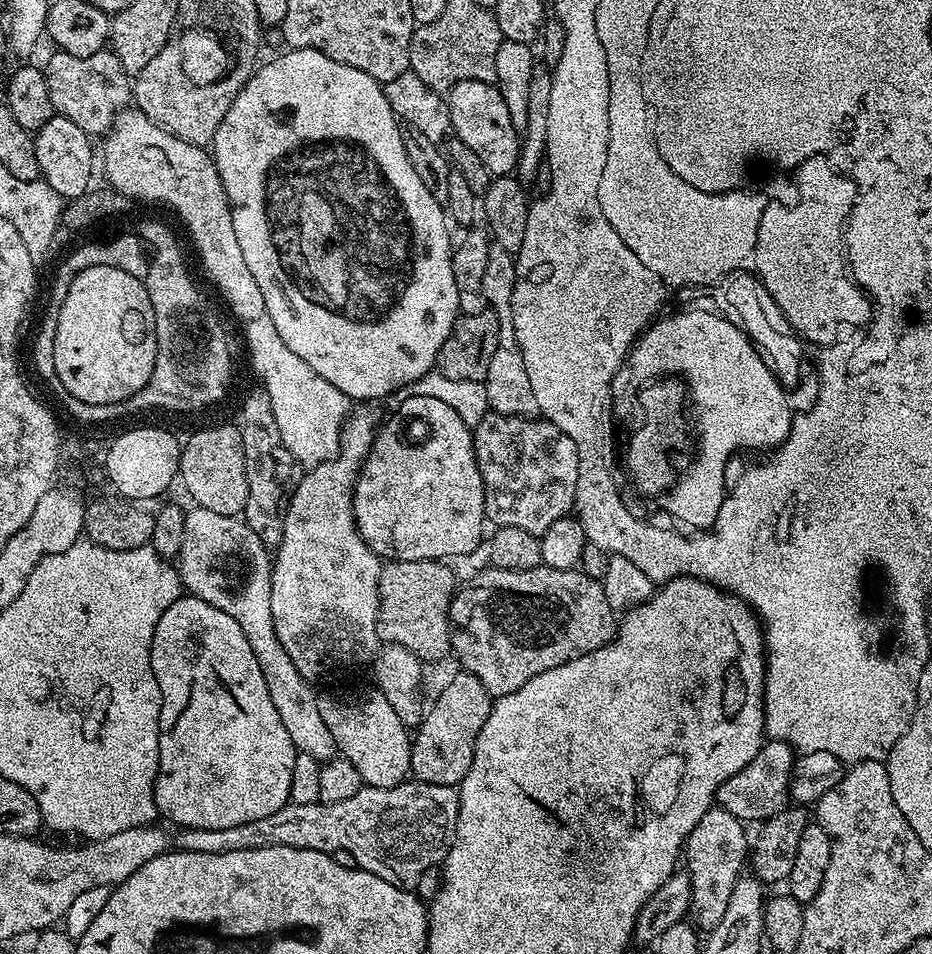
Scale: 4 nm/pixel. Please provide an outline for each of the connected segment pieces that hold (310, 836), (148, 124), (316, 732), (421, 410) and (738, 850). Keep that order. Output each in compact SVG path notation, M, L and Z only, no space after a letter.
M403 782L390 786L389 789L378 789L361 786L354 798L345 798L333 804L294 804L282 805L274 814L266 818L254 818L254 822L242 822L242 826L225 828L185 828L179 834L179 847L185 852L202 854L226 854L234 850L262 850L270 846L290 846L302 850L318 850L331 854L336 850L350 850L356 859L356 867L390 882L405 890L415 889L422 870L440 866L448 855L448 846L454 835L456 815L460 809L460 793L453 786Z
M135 106L125 107L116 113L111 128L102 137L104 143L104 176L111 187L122 194L131 196L133 201L153 200L156 204L165 204L180 215L182 223L192 235L192 244L200 255L200 264L208 275L208 280L220 291L224 304L240 319L247 322L265 315L262 289L254 282L254 274L242 258L242 246L238 246L238 234L234 234L232 207L228 205L228 195L222 186L222 178L216 169L216 161L201 145L191 144L176 136L168 129L156 124L148 115Z
M189 507L184 513L184 537L178 557L178 571L183 587L191 595L202 598L202 602L210 602L210 606L222 610L222 614L230 614L230 618L234 618L234 622L242 626L242 634L246 634L246 642L250 642L250 650L254 650L254 658L258 658L258 666L262 666L262 678L266 678L266 690L270 690L274 710L278 710L278 718L282 718L282 726L286 726L286 734L290 734L290 742L296 747L297 752L310 754L310 758L321 762L331 760L337 755L334 735L330 734L319 714L318 692L308 685L311 683L300 673L298 666L294 666L282 642L278 642L270 610L272 593L270 552L256 537L254 530L250 530L250 526L244 523L243 519L226 514L214 514L214 510Z
M408 397L405 400L399 401L396 413L389 418L388 421L383 421L382 427L376 433L376 441L372 443L372 449L368 451L368 457L364 459L364 466L360 470L360 477L356 479L356 488L352 491L352 509L356 515L356 528L360 532L360 537L370 546L370 550L375 552L377 556L383 558L385 561L389 560L442 560L447 561L448 556L464 556L467 552L472 552L476 547L481 547L482 541L485 539L486 531L484 532L484 524L486 525L486 517L484 514L484 487L482 486L482 474L478 470L478 462L476 461L476 455L474 454L474 442L472 441L473 429L469 427L466 422L462 420L455 413L455 411L437 398L428 398L428 397Z
M716 806L709 812L704 814L698 826L694 828L688 836L688 843L682 853L683 859L688 859L686 871L690 882L692 883L692 906L691 915L696 915L695 923L701 929L710 930L714 926L718 926L718 922L722 922L722 918L726 914L726 906L730 906L730 894L734 894L734 886L736 879L745 871L746 861L750 856L750 832L746 829L745 821L739 820L734 814L730 814L725 808Z

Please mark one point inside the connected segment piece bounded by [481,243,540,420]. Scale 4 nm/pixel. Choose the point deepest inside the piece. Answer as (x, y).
(508, 391)

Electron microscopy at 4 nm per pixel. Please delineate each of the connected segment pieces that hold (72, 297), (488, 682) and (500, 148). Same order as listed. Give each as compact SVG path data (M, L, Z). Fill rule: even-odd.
M105 264L90 266L78 273L74 282L70 282L70 290L66 290L66 302L62 302L62 310L58 314L58 330L54 334L54 350L52 353L54 354L55 369L62 384L70 394L74 394L74 398L78 398L81 402L123 404L125 400L129 400L131 396L138 394L138 390L142 390L146 386L146 382L150 382L150 374L154 370L154 362L156 361L156 323L154 322L154 310L150 306L145 281L141 277L126 274L126 270Z
M491 566L485 567L485 569L485 572L478 573L465 588L463 585L453 596L452 605L448 611L448 623L452 630L452 652L460 659L459 667L474 678L478 678L478 682L482 682L482 686L486 686L489 696L499 698L506 694L514 694L514 690L526 686L526 682L530 682L530 678L538 678L538 674L546 674L546 670L554 670L574 658L603 648L605 644L615 640L618 612L607 602L601 581L590 578L585 572L576 568L545 568L543 566L534 570L502 570Z
M473 80L458 82L447 93L446 99L455 139L474 150L493 177L515 173L522 136L514 122L510 122L510 110L506 110L506 102L502 102L502 94L496 85Z

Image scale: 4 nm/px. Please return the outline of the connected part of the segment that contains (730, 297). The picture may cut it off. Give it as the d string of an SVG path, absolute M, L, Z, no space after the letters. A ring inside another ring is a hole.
M737 271L729 279L728 285L724 287L726 290L725 304L727 304L727 312L729 312L730 318L736 327L752 341L754 347L770 365L776 379L784 385L785 389L792 390L792 387L800 380L800 359L804 356L805 345L799 335L789 334L783 327L780 329L768 317L769 305L764 297L763 283L751 271L748 271L749 273L743 271ZM787 334L790 336L787 336Z

